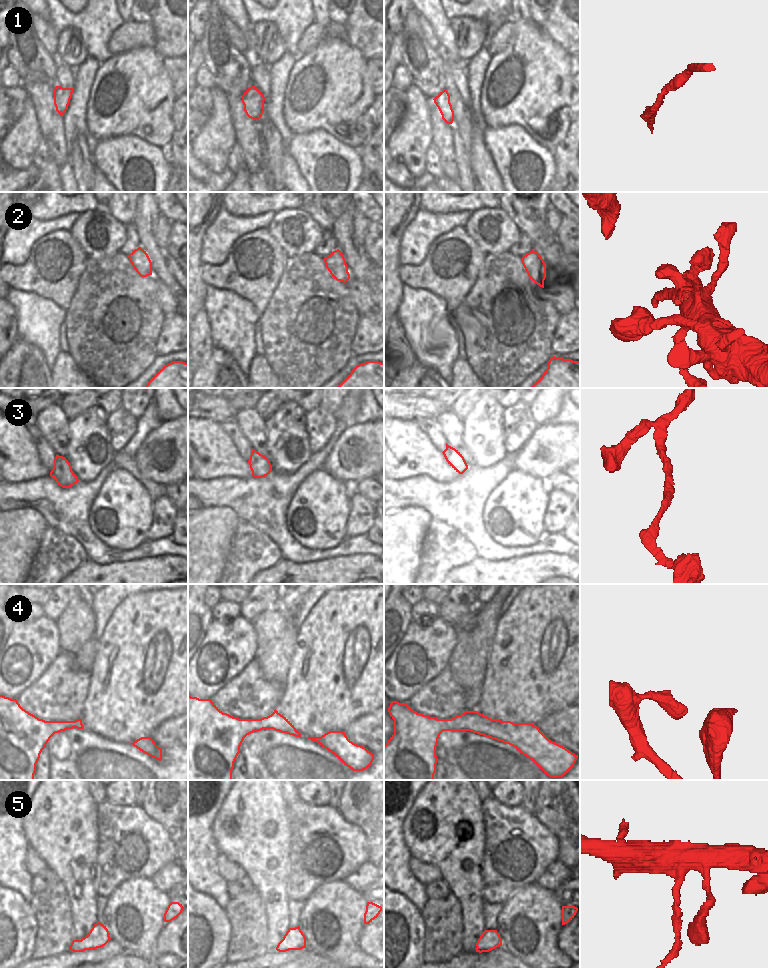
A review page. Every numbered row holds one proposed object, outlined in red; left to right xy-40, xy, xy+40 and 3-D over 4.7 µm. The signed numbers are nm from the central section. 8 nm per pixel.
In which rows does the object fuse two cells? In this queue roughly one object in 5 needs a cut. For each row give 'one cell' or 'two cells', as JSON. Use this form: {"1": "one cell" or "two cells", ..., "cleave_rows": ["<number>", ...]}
{"1": "one cell", "2": "one cell", "3": "one cell", "4": "one cell", "5": "two cells", "cleave_rows": ["5"]}

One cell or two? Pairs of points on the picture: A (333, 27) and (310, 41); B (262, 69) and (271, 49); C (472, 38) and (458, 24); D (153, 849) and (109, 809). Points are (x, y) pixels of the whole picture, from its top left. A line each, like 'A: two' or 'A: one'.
A: one
B: two
C: one
D: one

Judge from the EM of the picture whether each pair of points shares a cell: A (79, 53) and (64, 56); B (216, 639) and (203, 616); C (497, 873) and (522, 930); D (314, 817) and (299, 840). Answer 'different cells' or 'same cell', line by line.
A: same cell
B: different cells
C: different cells
D: same cell

